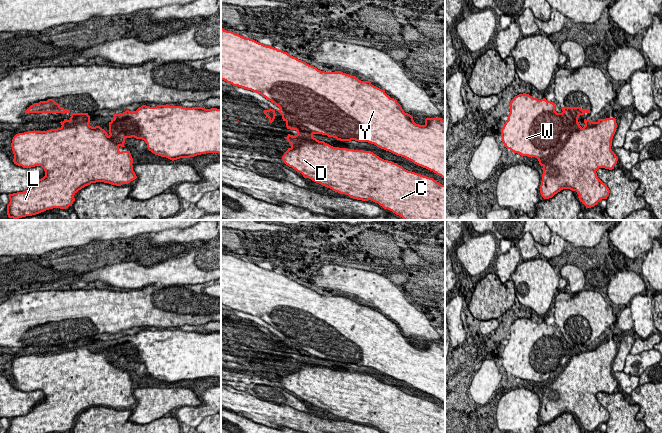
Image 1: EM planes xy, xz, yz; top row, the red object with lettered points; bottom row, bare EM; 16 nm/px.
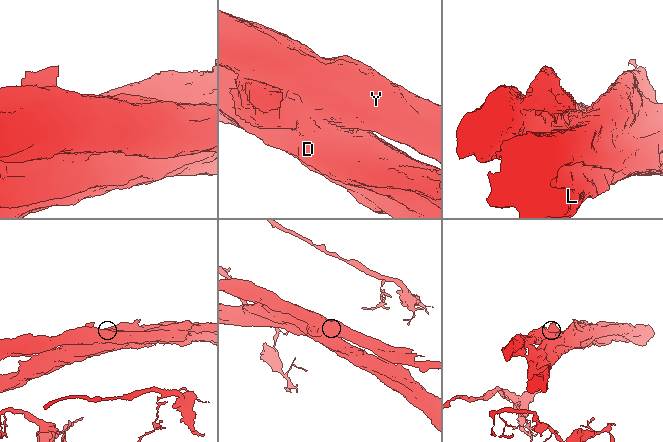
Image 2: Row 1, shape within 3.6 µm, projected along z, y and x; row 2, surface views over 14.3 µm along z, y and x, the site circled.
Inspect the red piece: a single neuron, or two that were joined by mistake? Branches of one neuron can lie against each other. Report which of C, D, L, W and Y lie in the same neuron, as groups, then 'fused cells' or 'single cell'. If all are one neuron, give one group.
C D L / W Y; fused cells

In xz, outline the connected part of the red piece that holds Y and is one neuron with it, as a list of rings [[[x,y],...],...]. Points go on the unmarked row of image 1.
[[[221,252],[221,304],[261,318],[280,333],[287,353],[297,357],[327,359],[340,365],[368,366],[404,381],[414,388],[433,395],[445,403],[445,345],[441,342],[426,342],[424,349],[416,348],[413,341],[405,337],[396,323],[391,322],[370,305],[361,305],[341,295],[325,296],[291,280],[287,276],[245,262]]]

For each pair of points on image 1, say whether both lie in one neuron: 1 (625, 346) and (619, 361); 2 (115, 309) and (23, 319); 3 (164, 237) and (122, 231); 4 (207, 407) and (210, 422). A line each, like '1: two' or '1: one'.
1: one
2: one
3: two
4: two

